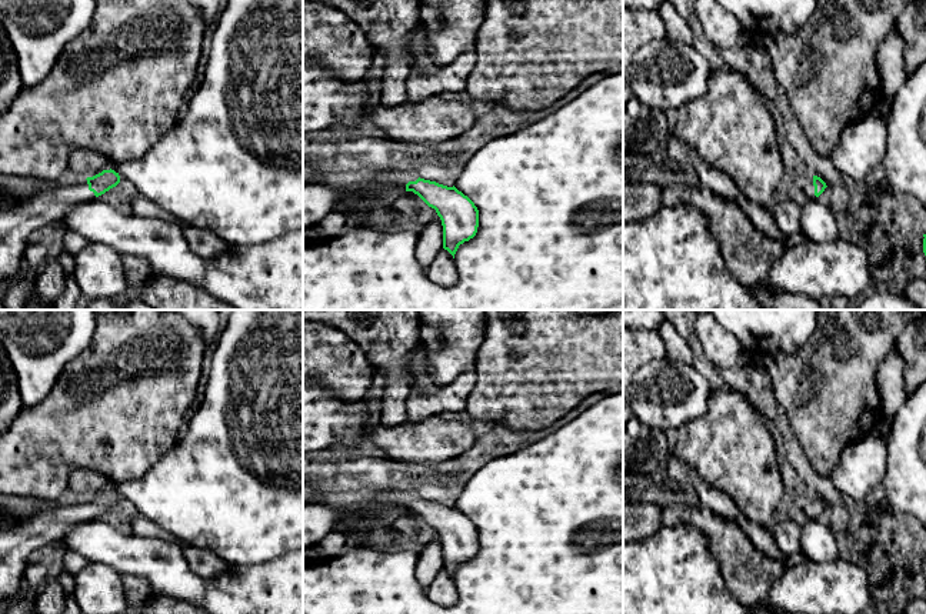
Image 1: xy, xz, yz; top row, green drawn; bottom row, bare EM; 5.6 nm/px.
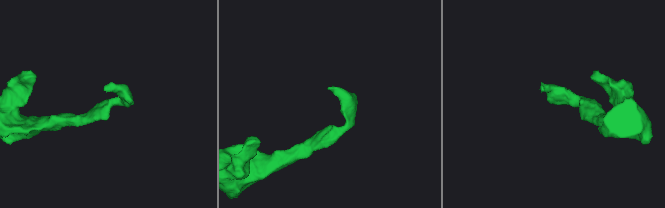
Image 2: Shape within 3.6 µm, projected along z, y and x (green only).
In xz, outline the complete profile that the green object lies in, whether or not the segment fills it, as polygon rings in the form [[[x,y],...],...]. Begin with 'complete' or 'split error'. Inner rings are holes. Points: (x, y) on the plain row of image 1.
split error | [[[393,490],[376,495],[373,505],[393,504],[417,514],[434,528],[443,545],[443,568],[453,578],[460,564],[473,558],[479,547],[479,530],[474,523],[454,505],[447,507],[404,491]]]

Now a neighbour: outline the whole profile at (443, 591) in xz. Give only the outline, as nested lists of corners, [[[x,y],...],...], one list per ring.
[[[442,570],[433,583],[426,587],[427,597],[437,605],[453,607],[459,601],[457,584],[447,570]]]

